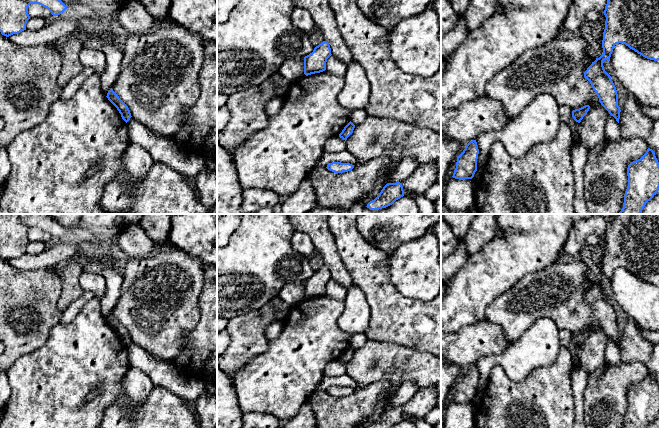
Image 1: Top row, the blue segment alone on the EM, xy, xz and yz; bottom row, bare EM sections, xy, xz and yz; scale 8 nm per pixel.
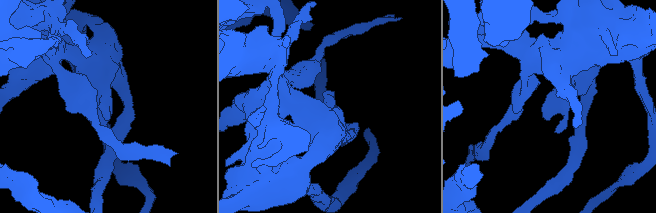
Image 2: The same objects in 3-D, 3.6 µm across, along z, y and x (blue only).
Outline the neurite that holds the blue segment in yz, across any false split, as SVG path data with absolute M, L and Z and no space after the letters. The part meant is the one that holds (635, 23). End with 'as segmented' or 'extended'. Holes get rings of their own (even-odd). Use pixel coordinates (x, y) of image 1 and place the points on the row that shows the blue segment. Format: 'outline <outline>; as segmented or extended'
outline M607 0L603 54L584 72L601 105L619 123L618 94L603 62L610 61L616 44L623 43L643 57L659 60L659 0Z; as segmented

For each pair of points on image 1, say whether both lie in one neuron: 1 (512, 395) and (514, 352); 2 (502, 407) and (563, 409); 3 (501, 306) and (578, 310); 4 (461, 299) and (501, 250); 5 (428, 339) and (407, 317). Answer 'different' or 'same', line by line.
1: different
2: same
3: same
4: same
5: same

